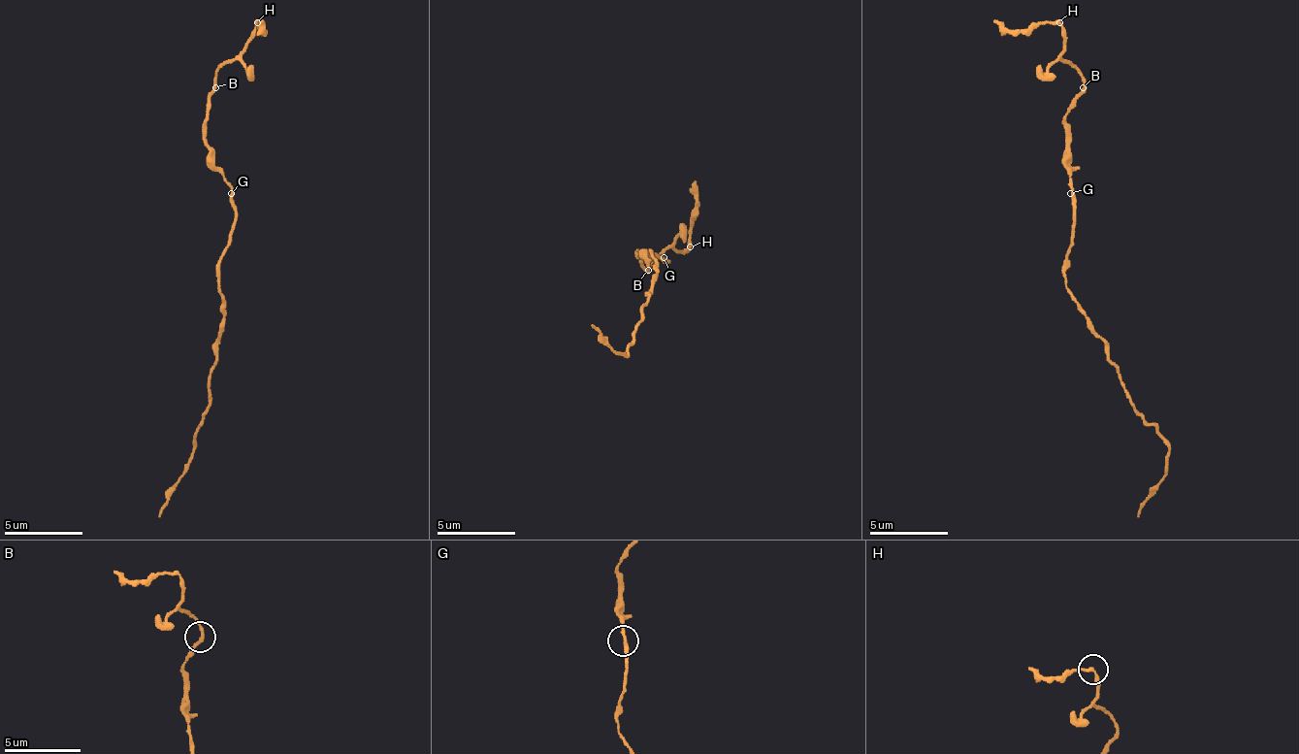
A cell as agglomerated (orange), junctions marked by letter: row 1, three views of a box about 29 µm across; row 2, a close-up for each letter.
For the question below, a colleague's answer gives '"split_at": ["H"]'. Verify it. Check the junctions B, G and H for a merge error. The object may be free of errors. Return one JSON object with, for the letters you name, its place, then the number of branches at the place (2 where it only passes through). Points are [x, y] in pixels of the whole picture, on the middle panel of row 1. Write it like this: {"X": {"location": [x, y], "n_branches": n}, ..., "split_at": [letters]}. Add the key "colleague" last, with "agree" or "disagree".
{"H": {"location": [690, 246], "n_branches": 2}, "split_at": ["H"], "colleague": "agree"}

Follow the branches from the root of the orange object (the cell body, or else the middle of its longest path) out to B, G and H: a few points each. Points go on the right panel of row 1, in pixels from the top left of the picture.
B: (1070, 247), (1074, 201), (1070, 197), (1066, 107), (1083, 87)
G: (1070, 247), (1070, 224), (1074, 220), (1074, 201), (1070, 193)
H: (1070, 247), (1074, 201), (1070, 197), (1066, 107), (1083, 87), (1083, 72), (1062, 56), (1062, 25), (1058, 21)

